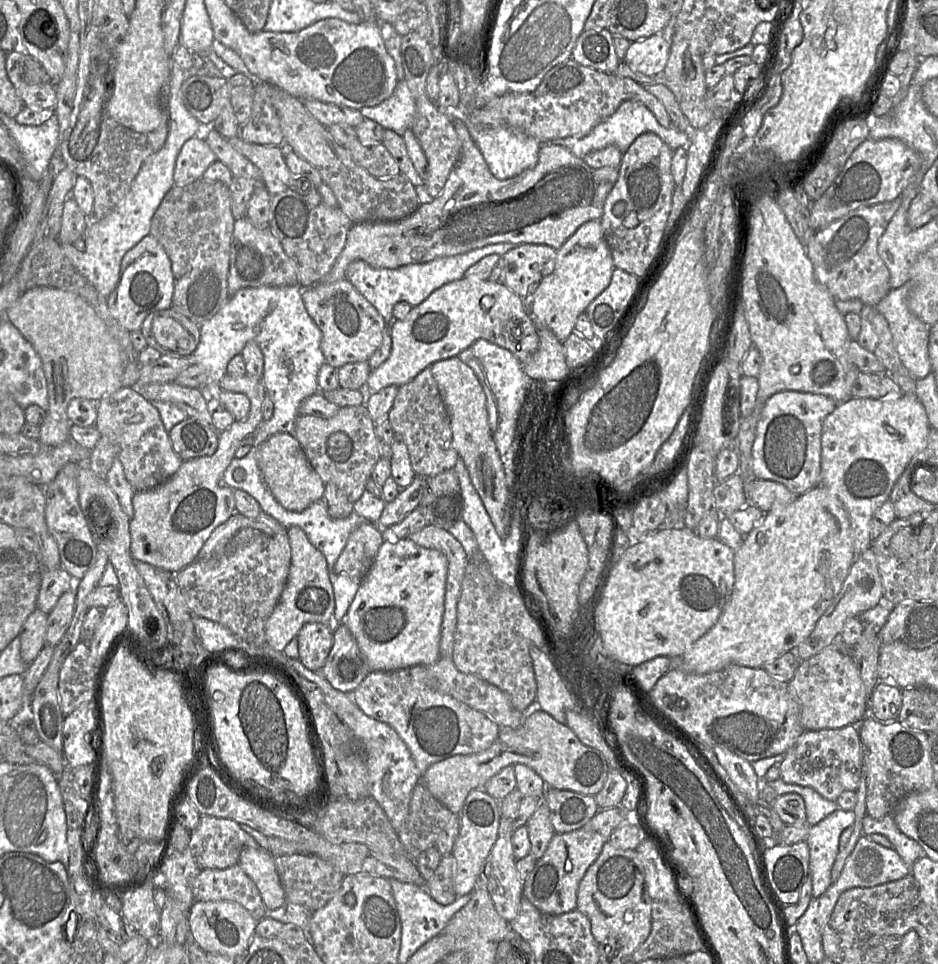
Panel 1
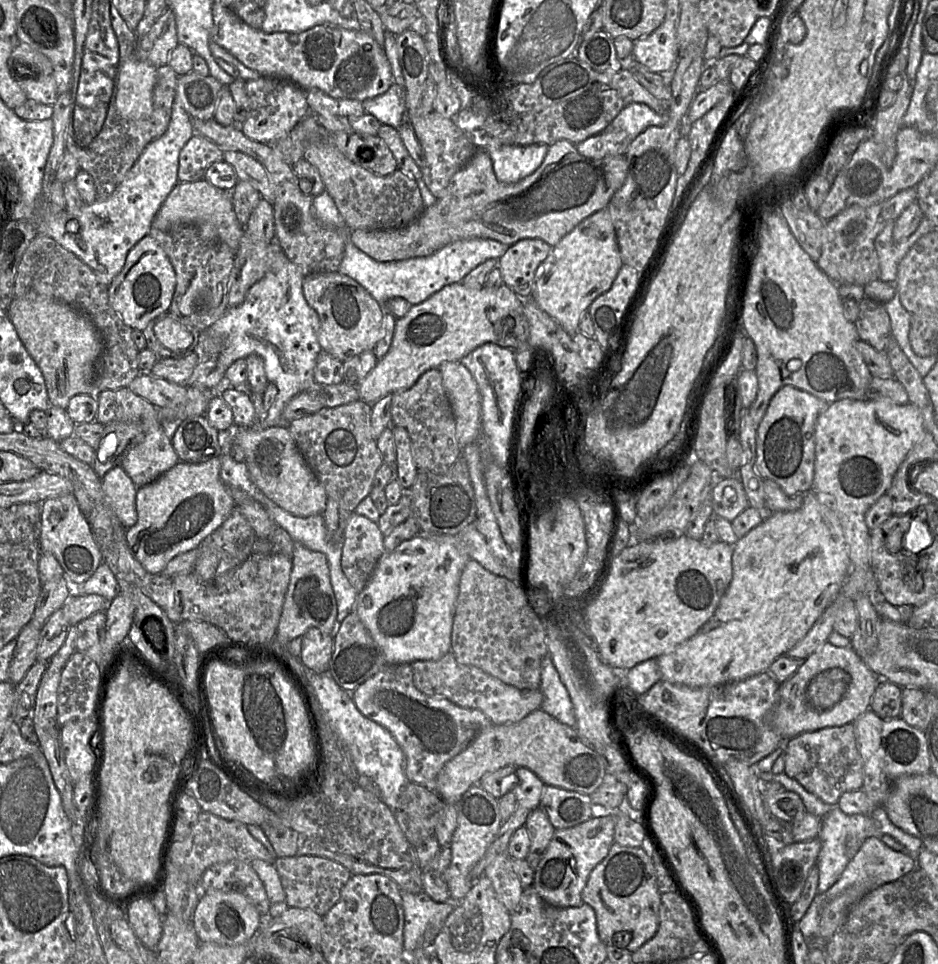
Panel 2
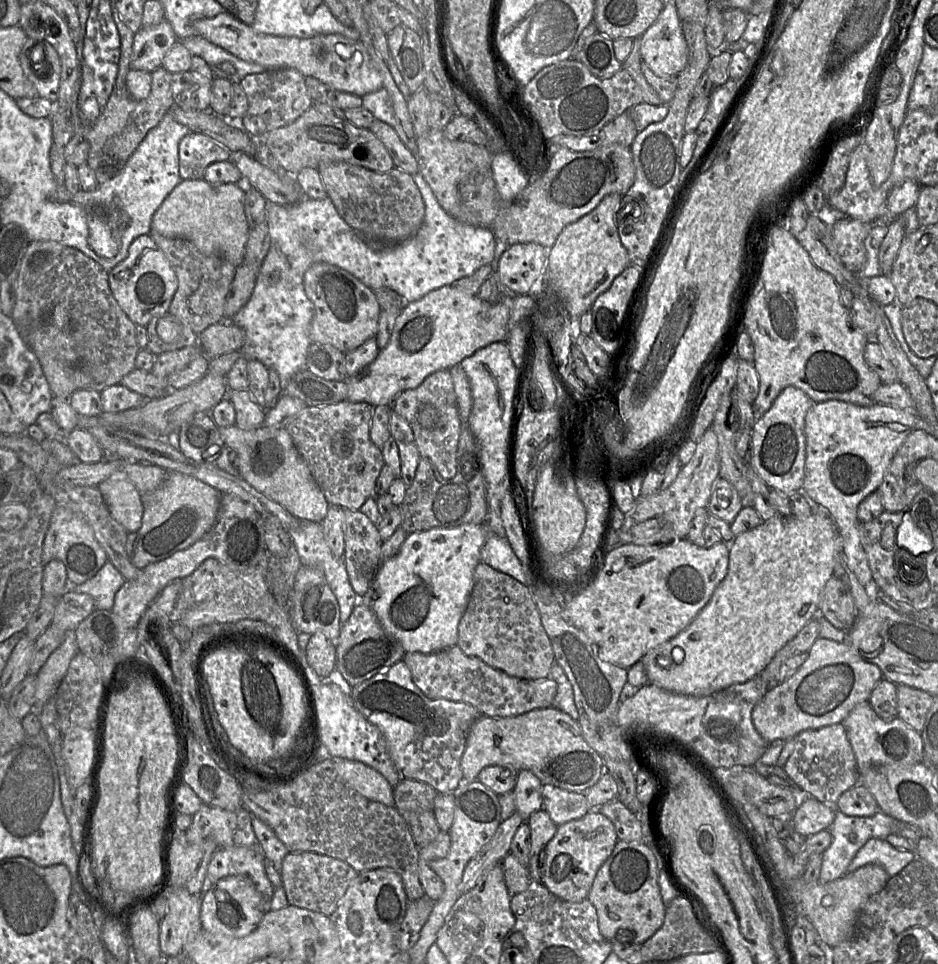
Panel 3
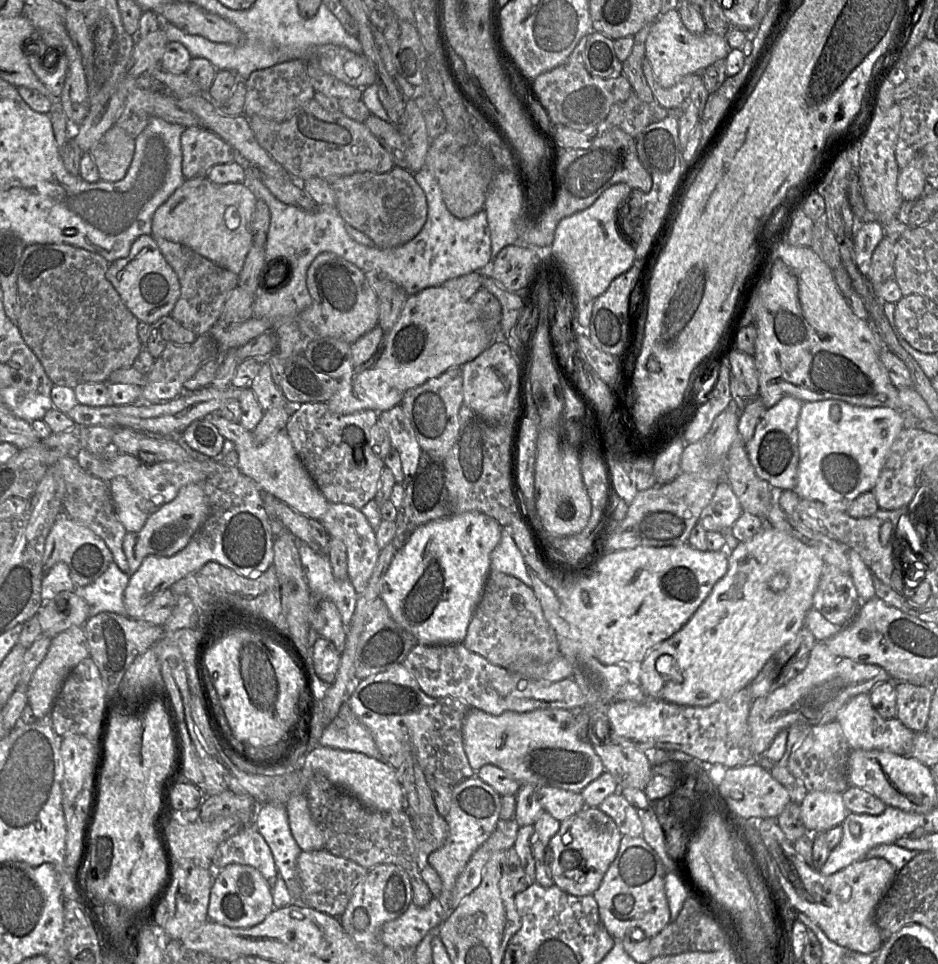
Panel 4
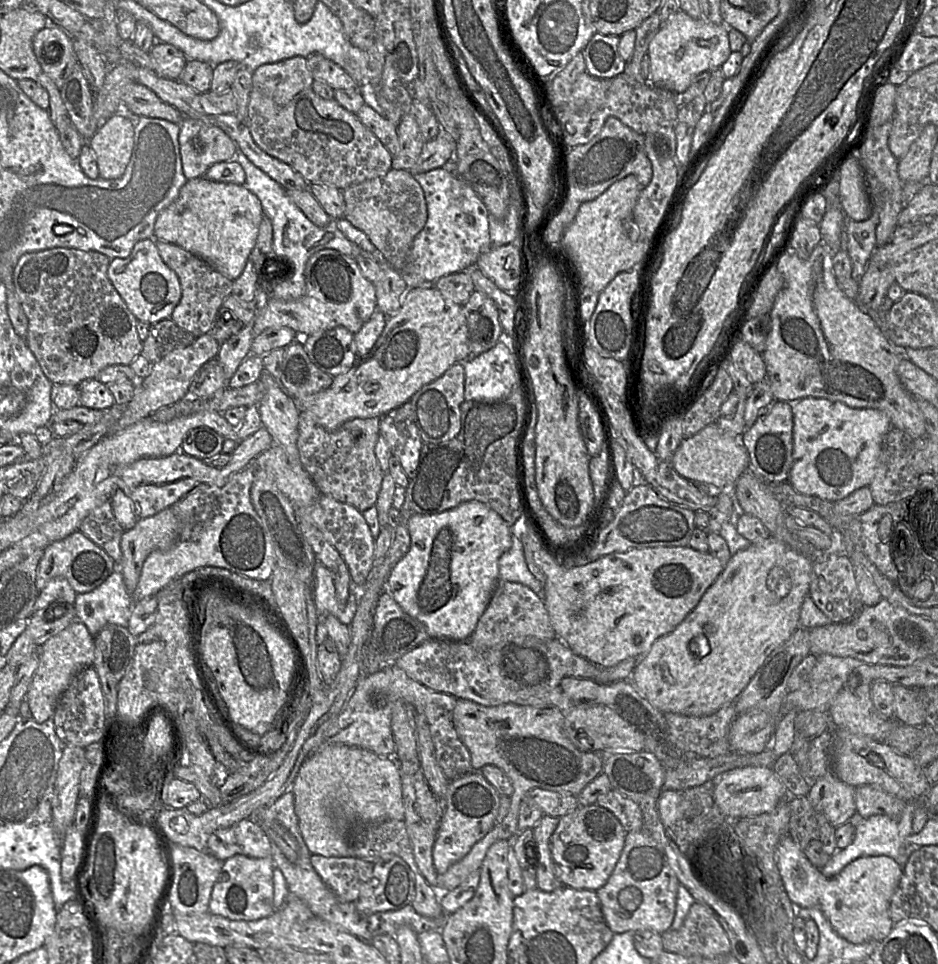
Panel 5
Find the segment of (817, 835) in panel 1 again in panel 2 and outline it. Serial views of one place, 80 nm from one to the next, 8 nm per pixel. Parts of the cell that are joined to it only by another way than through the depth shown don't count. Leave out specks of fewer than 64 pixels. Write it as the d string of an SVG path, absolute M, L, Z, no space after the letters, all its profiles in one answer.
M833 807L822 819L817 839L821 849L816 860L819 869L818 893L828 890L841 876L850 860L869 837L884 835L878 831L878 823L870 815L848 815Z

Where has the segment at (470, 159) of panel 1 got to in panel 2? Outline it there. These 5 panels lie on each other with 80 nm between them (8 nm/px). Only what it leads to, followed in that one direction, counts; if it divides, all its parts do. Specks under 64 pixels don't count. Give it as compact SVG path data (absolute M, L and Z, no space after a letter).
M559 140L549 145L542 164L531 175L516 183L503 183L496 178L488 152L477 149L469 162L453 175L443 190L443 196L425 208L415 221L392 230L351 230L349 239L357 248L379 262L429 256L452 242L472 238L493 239L508 246L522 239L533 238L555 247L580 222L608 206L612 196L623 186L627 173L628 161L625 155L591 159L582 156L570 141Z

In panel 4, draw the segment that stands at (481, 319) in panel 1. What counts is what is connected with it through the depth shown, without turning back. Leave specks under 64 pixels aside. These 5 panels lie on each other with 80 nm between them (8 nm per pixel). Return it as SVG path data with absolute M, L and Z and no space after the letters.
M444 286L425 288L407 296L396 324L387 334L384 333L376 353L339 380L338 391L327 405L333 413L343 415L363 410L374 410L378 413L388 411L400 404L407 390L418 387L453 367L461 367L494 342L493 335L487 332L470 301L461 299Z

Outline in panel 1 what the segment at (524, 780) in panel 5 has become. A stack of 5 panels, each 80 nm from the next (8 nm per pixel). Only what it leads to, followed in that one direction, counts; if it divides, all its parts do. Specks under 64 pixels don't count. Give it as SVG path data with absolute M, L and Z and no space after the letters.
M532 707L523 713L524 721L518 728L500 728L498 738L484 751L454 755L430 765L421 782L431 795L451 813L458 815L472 790L482 789L491 777L506 766L524 764L533 769L547 787L595 796L603 788L609 772L604 756L582 744L566 724L559 723L547 712Z

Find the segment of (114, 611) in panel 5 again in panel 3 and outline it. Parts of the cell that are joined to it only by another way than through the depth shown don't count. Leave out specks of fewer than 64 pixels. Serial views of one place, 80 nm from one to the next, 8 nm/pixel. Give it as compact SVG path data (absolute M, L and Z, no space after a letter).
M107 561L94 577L78 585L75 592L91 596L97 610L111 611L115 595L125 581L114 565Z

